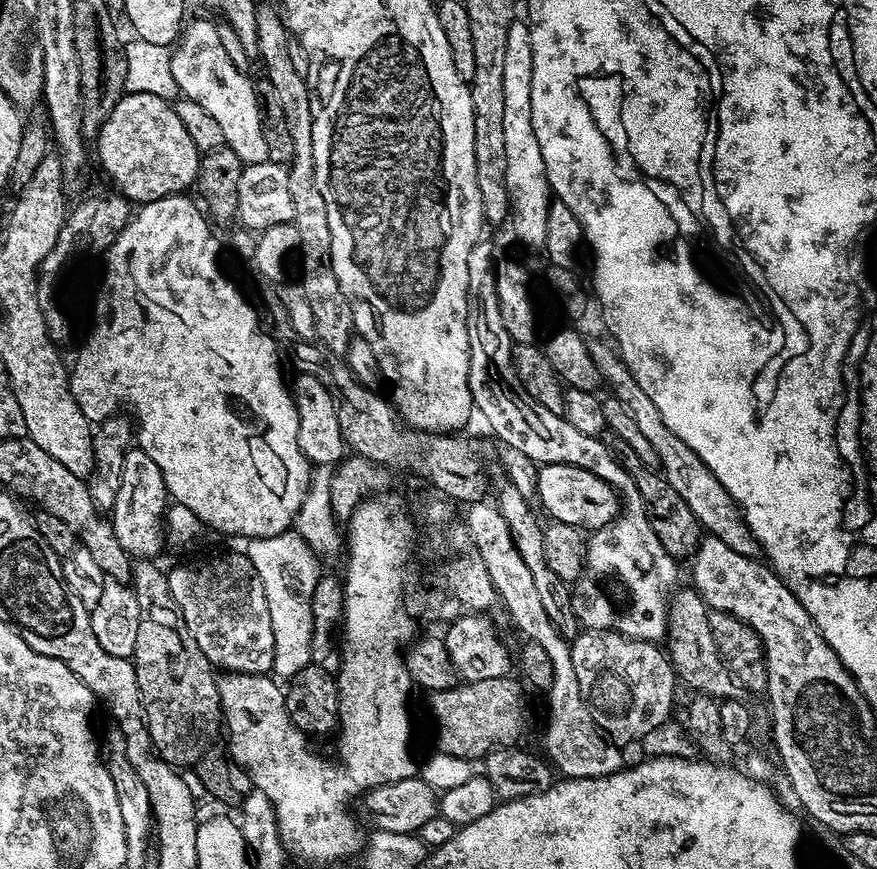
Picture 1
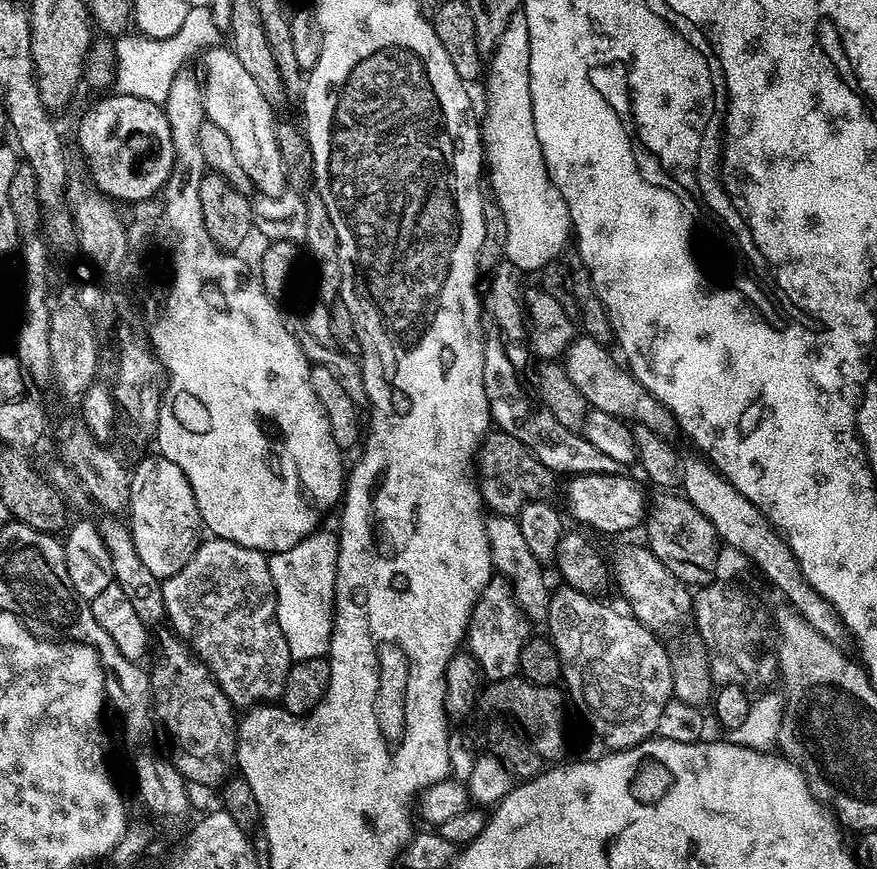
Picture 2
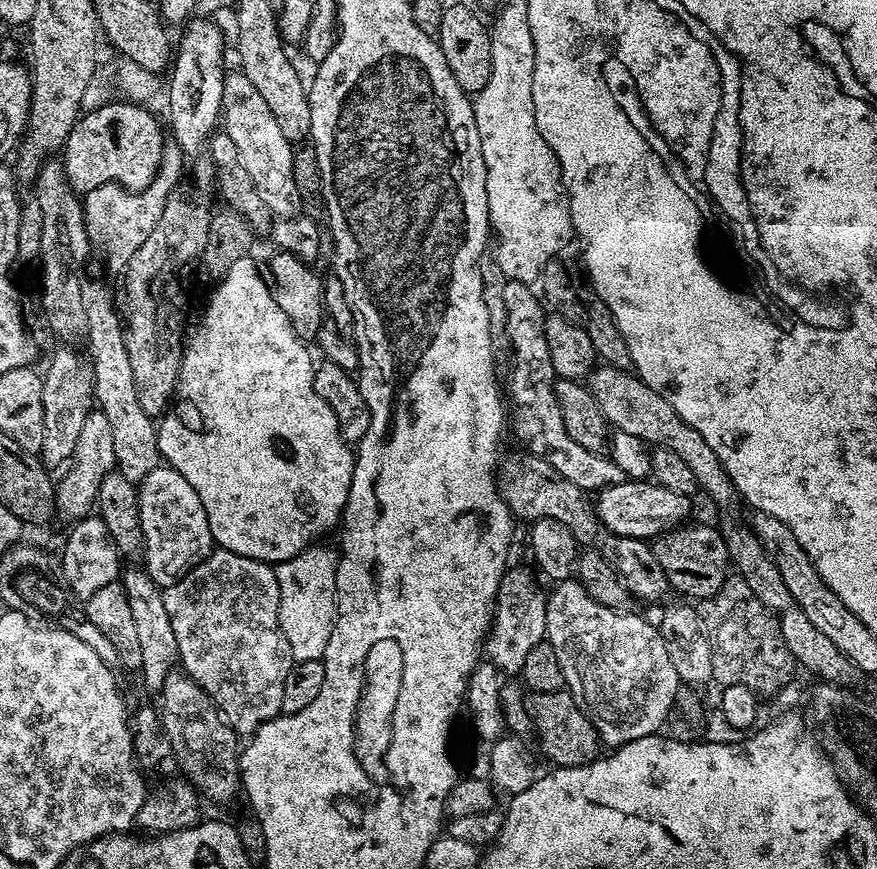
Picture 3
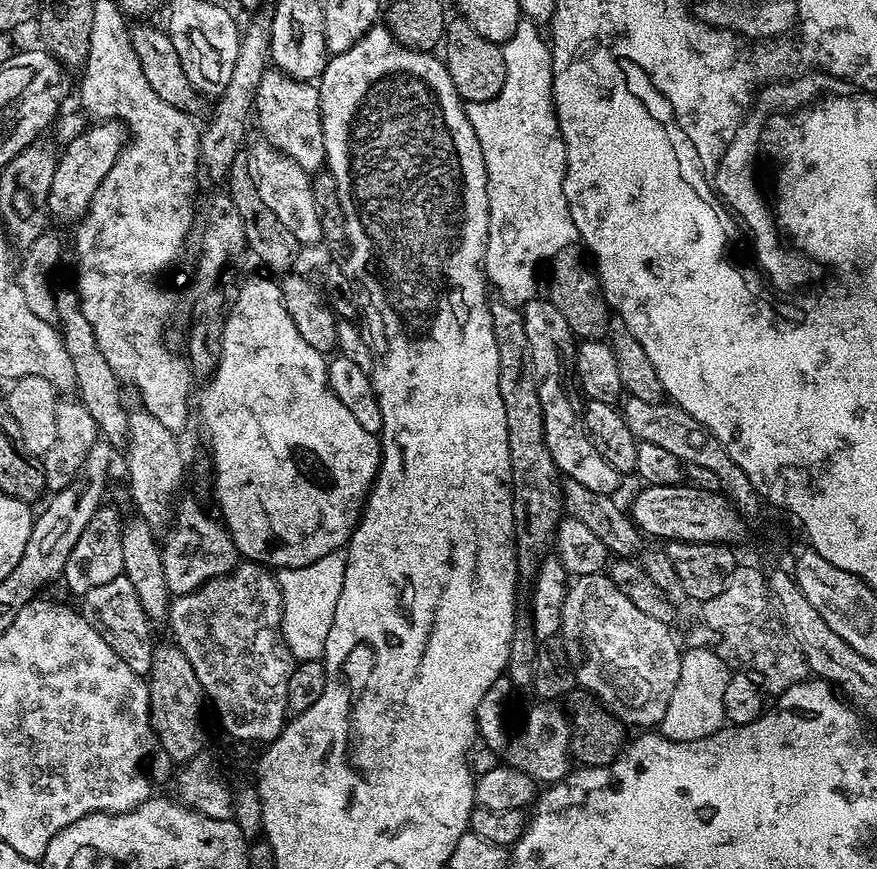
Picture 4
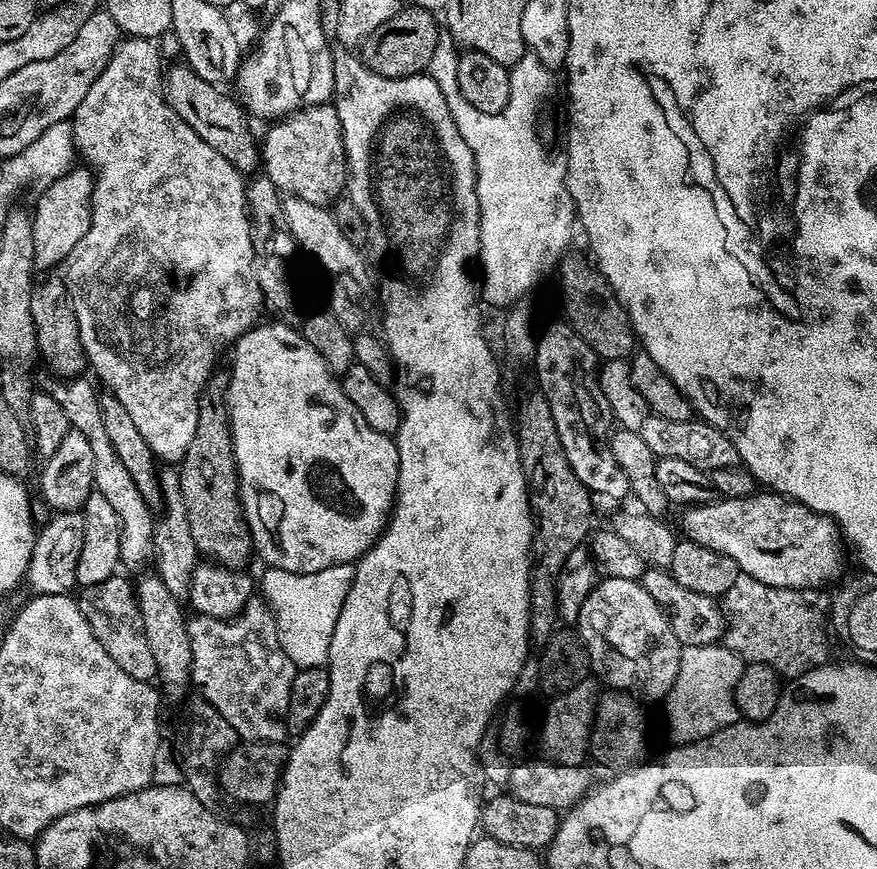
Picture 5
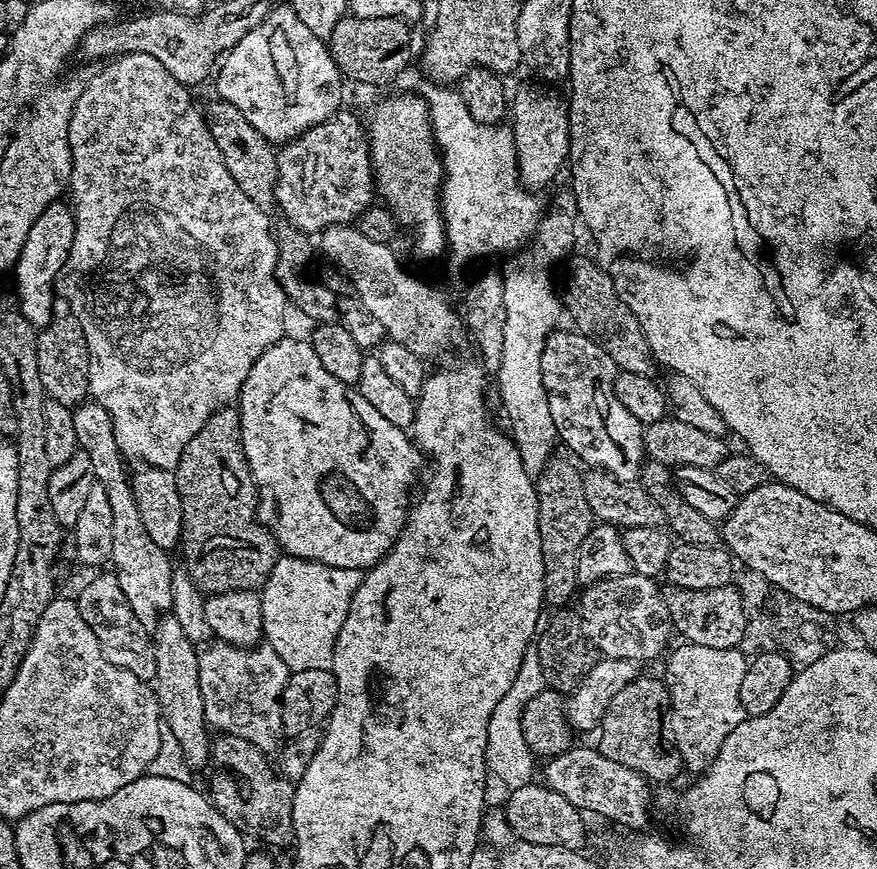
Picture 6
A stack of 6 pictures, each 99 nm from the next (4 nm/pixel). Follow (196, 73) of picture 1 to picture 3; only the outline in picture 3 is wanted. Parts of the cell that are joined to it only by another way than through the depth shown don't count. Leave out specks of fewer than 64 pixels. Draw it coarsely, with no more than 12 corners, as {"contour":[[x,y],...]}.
{"contour":[[244,72],[225,75],[222,131],[270,213],[298,208],[293,141]]}

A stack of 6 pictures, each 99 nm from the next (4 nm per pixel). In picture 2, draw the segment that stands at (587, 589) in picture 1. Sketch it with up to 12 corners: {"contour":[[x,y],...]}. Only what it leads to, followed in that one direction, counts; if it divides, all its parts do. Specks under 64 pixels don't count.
{"contour":[[526,396],[488,403],[495,427],[553,474],[615,476],[622,465]]}

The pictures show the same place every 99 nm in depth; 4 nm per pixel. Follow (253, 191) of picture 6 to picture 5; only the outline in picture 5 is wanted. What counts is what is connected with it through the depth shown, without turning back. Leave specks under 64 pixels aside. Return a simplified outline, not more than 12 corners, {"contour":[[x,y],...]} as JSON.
{"contour":[[185,63],[162,76],[167,104],[241,174],[260,148],[234,96]]}

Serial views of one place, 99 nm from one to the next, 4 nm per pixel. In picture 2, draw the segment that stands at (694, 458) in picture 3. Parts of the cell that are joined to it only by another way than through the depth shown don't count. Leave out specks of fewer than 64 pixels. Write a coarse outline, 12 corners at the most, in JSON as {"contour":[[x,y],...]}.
{"contour":[[580,334],[562,357],[570,382],[597,408],[671,437],[675,416]]}

